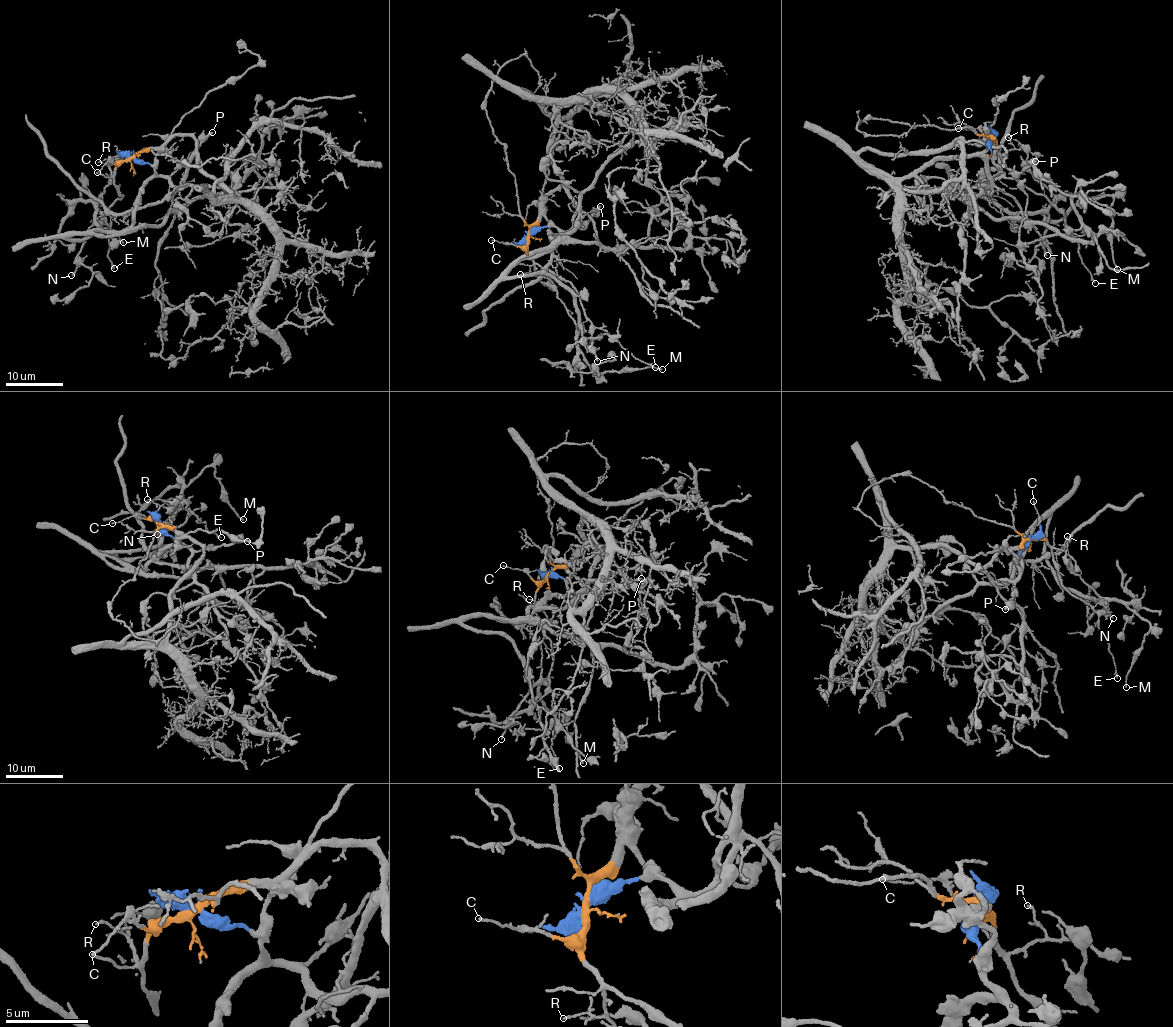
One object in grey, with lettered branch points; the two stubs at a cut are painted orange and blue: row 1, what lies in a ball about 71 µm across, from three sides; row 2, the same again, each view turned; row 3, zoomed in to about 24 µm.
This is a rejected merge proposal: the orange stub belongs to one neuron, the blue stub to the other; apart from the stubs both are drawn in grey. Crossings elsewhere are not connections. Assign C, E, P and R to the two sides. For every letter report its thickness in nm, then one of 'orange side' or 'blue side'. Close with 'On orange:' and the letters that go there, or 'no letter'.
C: calibre 130 nm; orange side
E: calibre 240 nm; orange side
P: calibre 300 nm; blue side
R: calibre 150 nm; orange side
On orange: C, E, R

